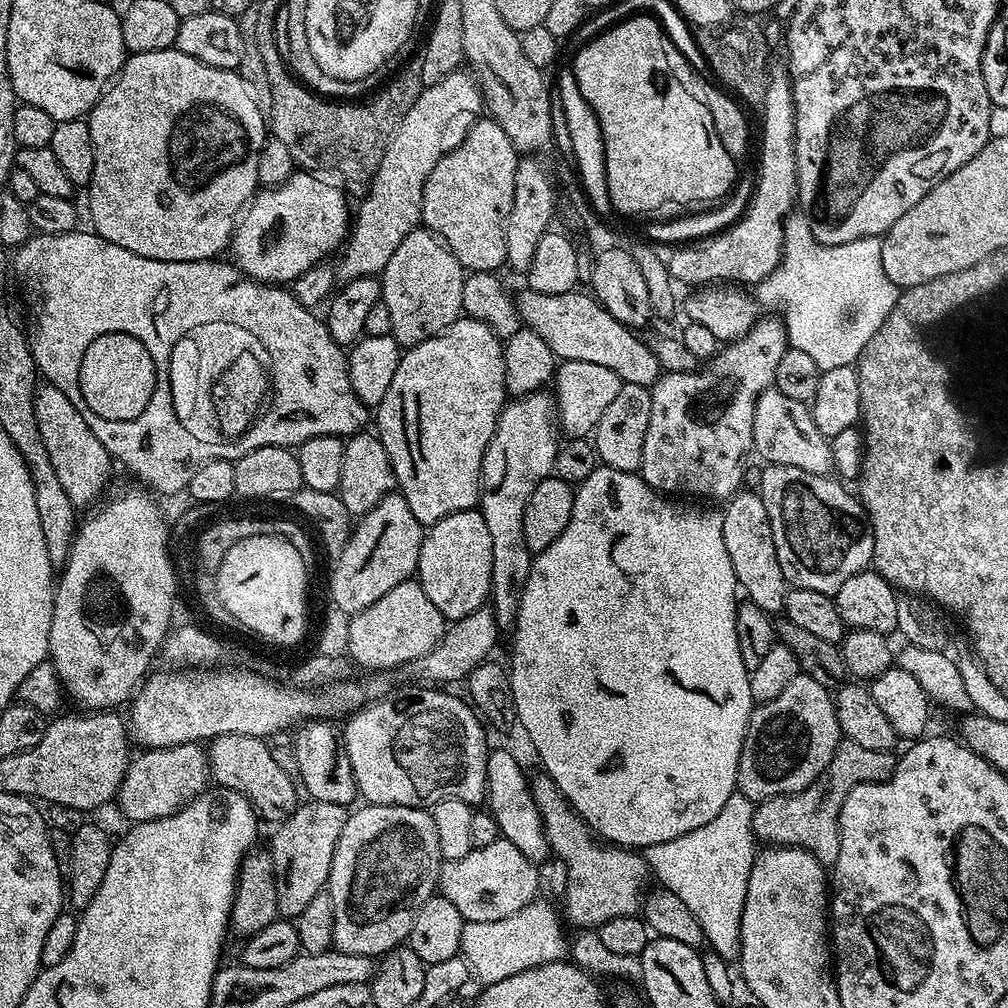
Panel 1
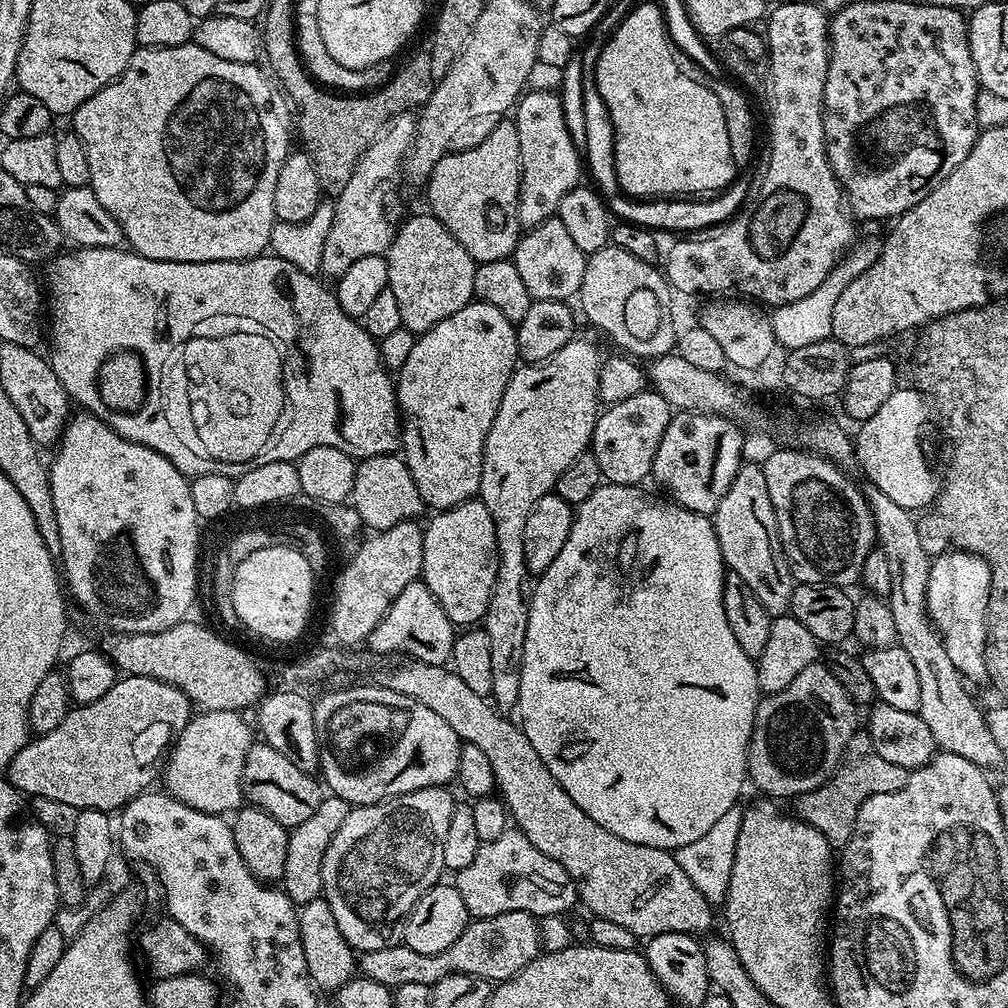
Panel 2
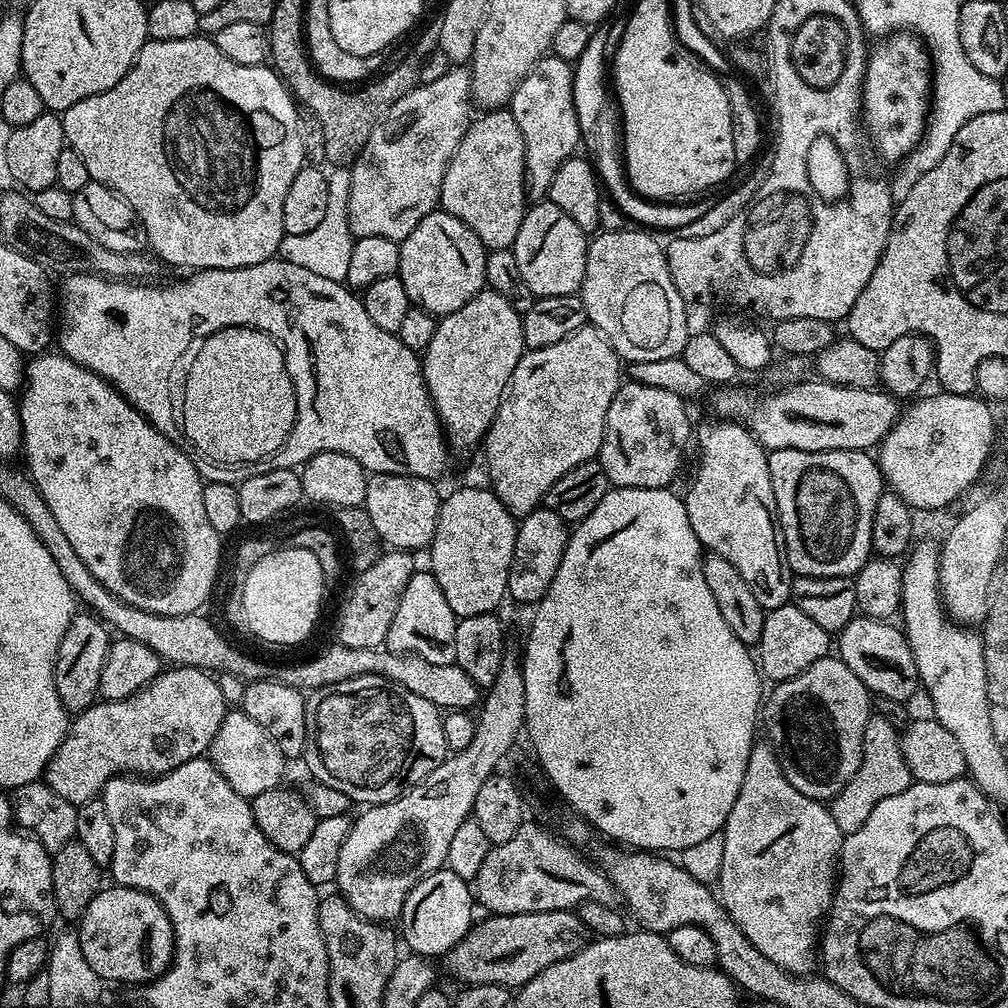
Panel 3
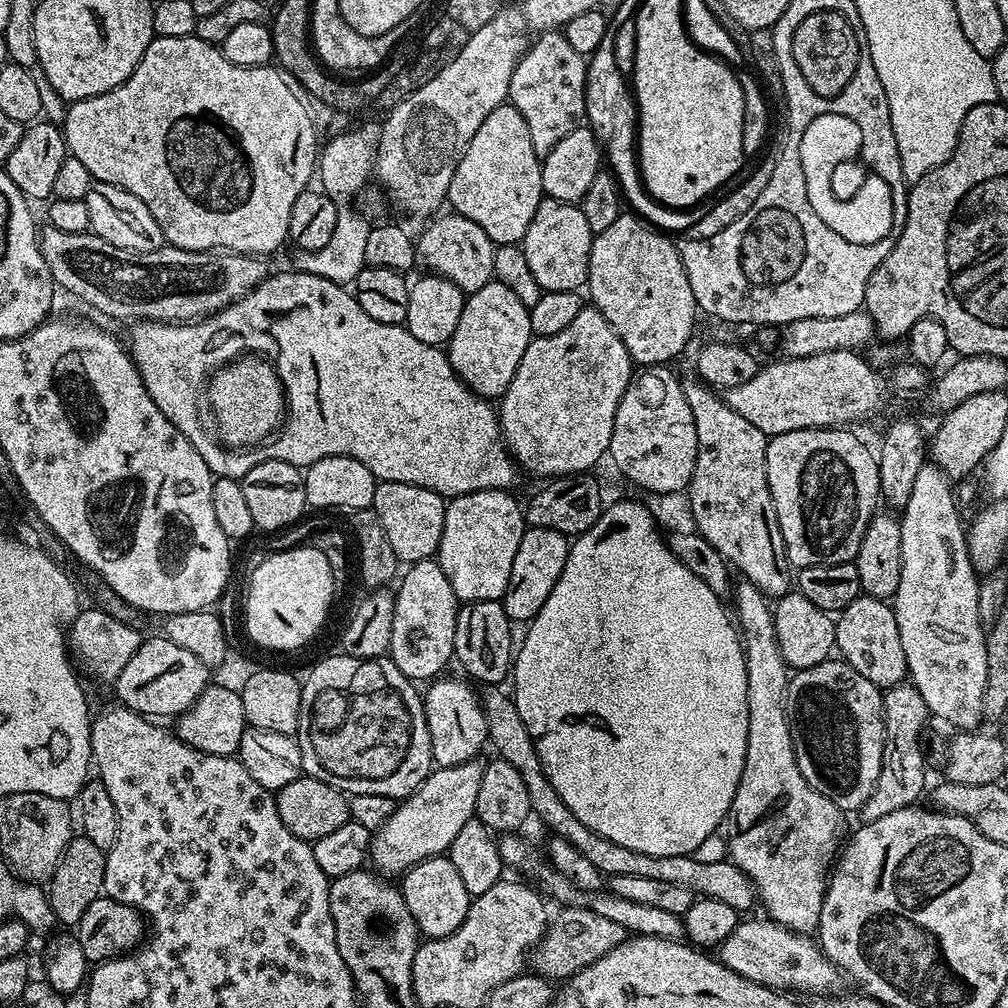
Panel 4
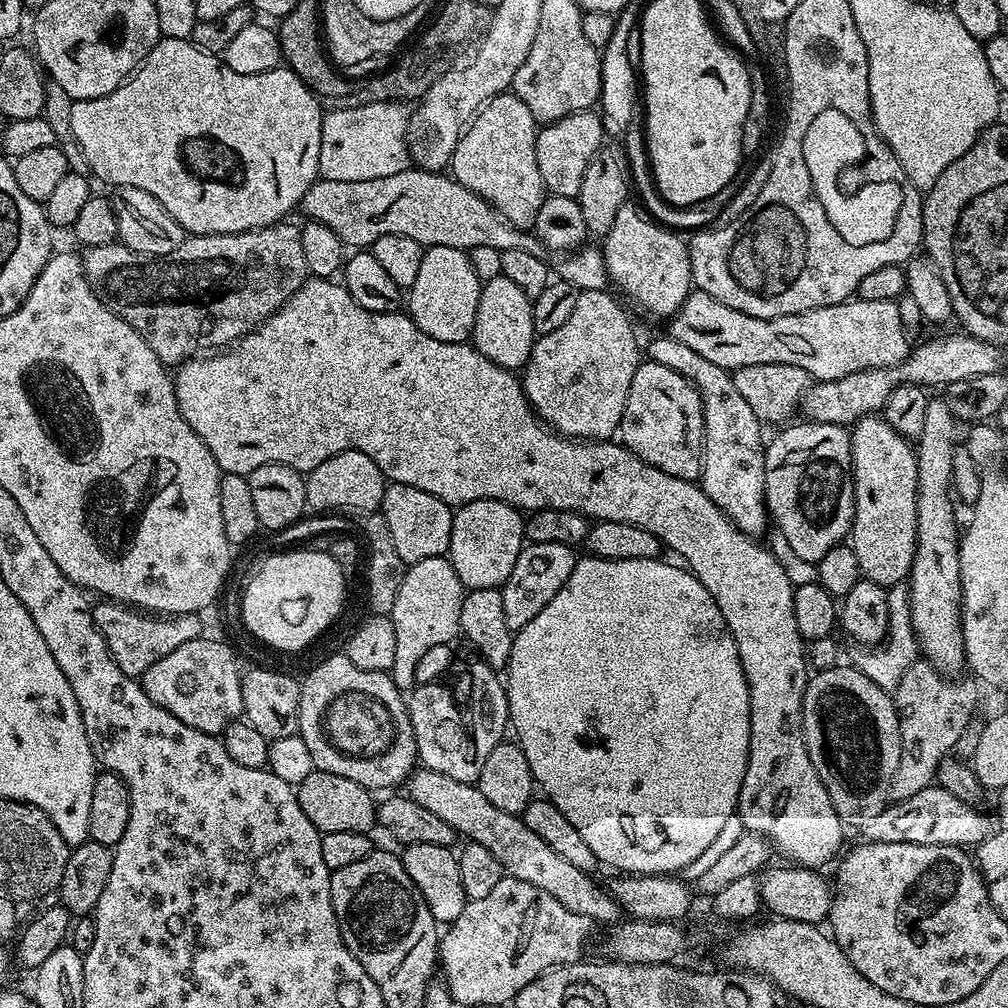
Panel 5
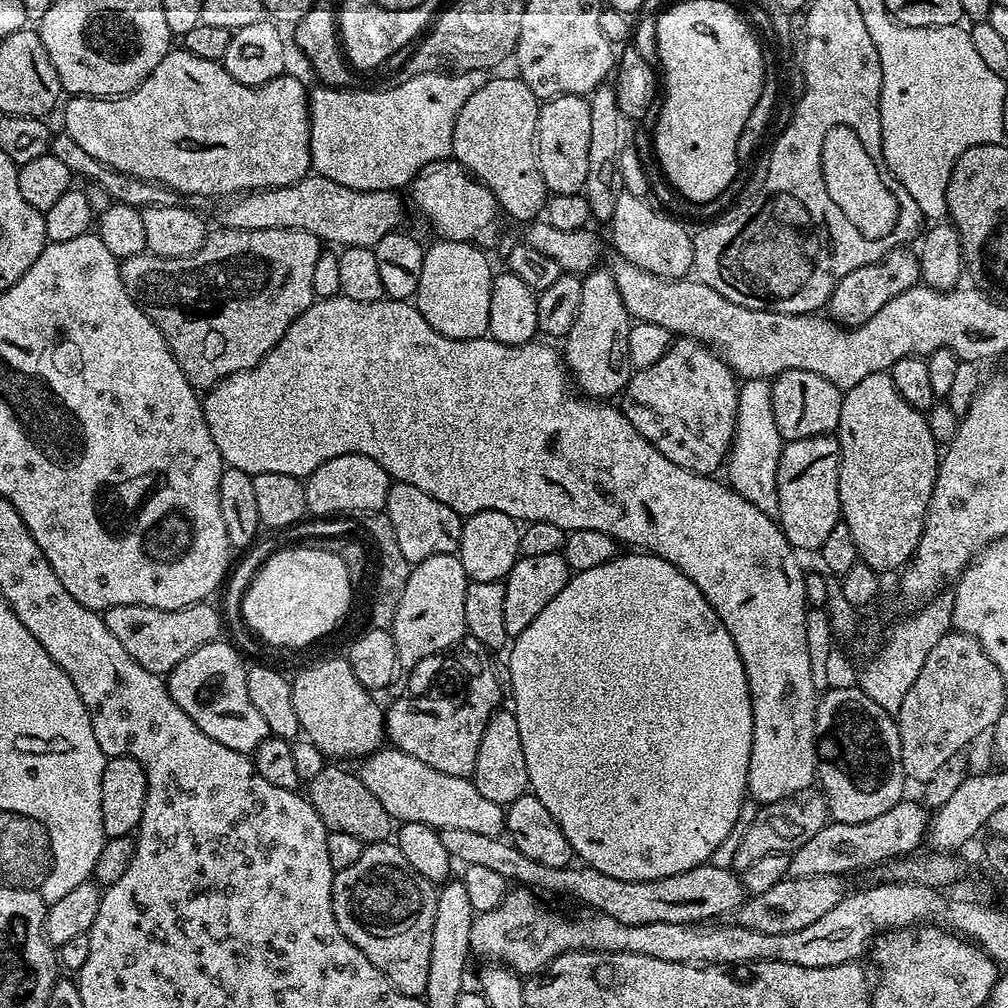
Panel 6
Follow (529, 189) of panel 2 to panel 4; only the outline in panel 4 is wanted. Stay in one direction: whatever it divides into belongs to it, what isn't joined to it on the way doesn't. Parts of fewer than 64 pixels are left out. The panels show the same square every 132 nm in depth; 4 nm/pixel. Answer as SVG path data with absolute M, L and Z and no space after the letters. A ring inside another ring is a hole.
M549 30L539 33L535 39L529 43L524 55L516 64L514 74L510 78L508 100L516 107L518 114L526 118L526 126L530 129L530 142L534 142L536 155L542 158L550 154L550 150L558 146L558 142L562 142L566 134L570 134L570 130L581 127L585 119L584 95L588 62L585 56L578 54L578 50L571 48L570 42L566 42L563 31Z

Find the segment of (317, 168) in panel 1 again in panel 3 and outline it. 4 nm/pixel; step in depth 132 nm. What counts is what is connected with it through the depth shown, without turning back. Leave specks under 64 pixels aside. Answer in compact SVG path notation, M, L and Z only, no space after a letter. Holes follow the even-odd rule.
M432 22L432 25L417 38L412 53L397 68L389 67L379 78L349 90L324 79L313 68L312 60L308 57L308 46L304 43L304 28L266 28L266 31L271 67L287 84L293 97L307 111L312 112L314 118L318 118L324 139L324 160L332 166L351 165L360 155L374 126L384 119L384 113L394 106L394 102L398 102L398 98L410 94L410 90L414 90L420 83L420 65L440 43L439 23Z

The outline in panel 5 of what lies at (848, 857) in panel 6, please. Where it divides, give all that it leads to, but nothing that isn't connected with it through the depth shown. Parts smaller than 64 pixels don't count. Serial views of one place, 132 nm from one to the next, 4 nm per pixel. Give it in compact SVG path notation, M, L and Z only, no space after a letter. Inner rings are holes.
M929 786L918 790L918 794L910 794L910 798L889 803L882 814L878 814L878 818L863 825L862 832L868 835L865 837L869 841L941 844L968 850L981 844L994 831L991 818L968 803L967 799L956 798L949 790Z

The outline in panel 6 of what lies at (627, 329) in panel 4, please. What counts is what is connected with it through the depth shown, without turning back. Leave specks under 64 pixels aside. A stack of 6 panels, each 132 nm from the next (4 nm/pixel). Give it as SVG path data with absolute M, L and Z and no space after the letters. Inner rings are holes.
M625 190L618 198L610 221L612 244L616 247L615 251L619 255L625 256L630 262L634 262L634 266L642 266L642 270L646 270L650 274L664 276L667 280L687 277L693 271L693 233L687 232L676 221L679 219L675 215L661 210L651 199L648 200L635 196L632 190Z

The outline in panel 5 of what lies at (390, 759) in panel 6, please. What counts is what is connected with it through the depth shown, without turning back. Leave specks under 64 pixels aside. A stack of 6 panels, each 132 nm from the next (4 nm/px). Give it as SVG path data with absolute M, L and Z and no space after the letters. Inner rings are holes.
M421 767L413 771L406 784L407 795L411 796L418 806L426 806L442 822L450 822L450 826L461 837L467 838L478 846L486 846L494 858L504 867L505 873L522 882L530 882L530 886L538 886L538 890L546 890L552 898L558 898L566 910L574 914L582 914L590 918L597 925L608 924L612 926L621 919L620 904L612 896L607 887L592 881L593 877L587 872L578 870L571 862L566 862L562 854L557 854L551 846L546 846L526 822L514 814L506 814L506 810L498 810L482 794L476 784L463 784L454 782L454 778L446 778L446 774L432 772Z

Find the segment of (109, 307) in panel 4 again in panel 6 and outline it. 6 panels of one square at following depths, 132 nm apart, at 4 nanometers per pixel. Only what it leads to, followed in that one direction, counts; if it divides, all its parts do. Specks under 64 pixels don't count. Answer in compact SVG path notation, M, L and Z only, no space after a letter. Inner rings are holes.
M217 227L215 230L209 231L207 238L204 239L202 250L198 250L186 258L166 258L165 256L153 256L151 254L131 256L129 260L121 263L120 277L124 283L124 288L132 295L132 299L143 306L144 313L150 318L150 322L154 322L154 326L158 326L162 338L166 338L178 366L182 366L182 370L186 374L188 381L191 382L192 387L197 390L211 390L217 384L227 381L229 376L239 376L247 368L260 365L268 353L283 341L286 330L292 327L292 323L300 319L303 312L307 312L314 302L312 295L314 290L314 266L318 262L321 251L321 240L314 234L302 230L290 230L289 228L234 230L233 228Z

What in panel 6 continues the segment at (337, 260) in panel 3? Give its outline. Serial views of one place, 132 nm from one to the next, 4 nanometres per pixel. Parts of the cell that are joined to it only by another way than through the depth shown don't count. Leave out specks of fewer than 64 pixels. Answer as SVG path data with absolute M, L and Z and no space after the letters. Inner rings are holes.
M470 70L459 74L418 74L381 92L313 87L308 97L308 117L315 175L329 176L342 186L365 190L395 189L395 176L400 176L404 186L411 185L427 164L452 156L458 114L470 94L489 78L485 70Z

